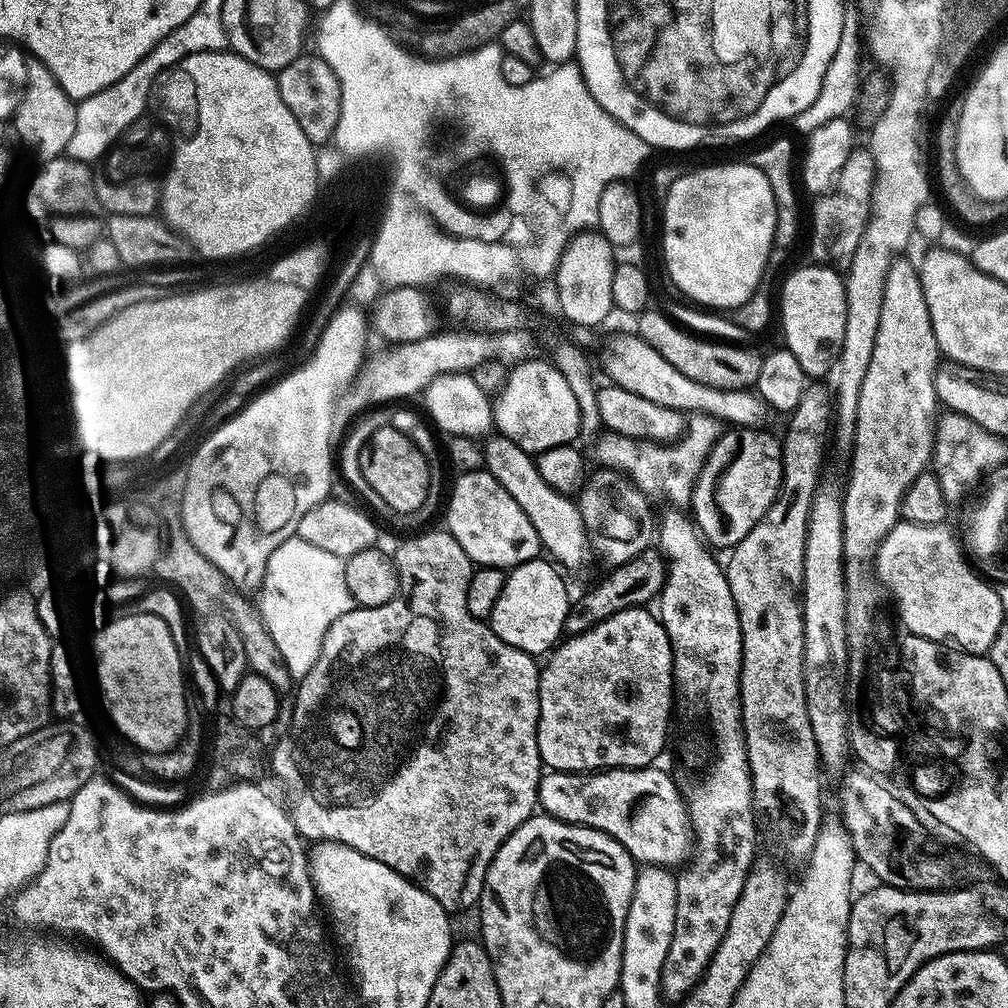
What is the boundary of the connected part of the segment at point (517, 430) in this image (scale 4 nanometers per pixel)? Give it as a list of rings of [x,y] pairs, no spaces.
[[[532,362],[527,366],[513,367],[509,371],[507,385],[502,389],[500,395],[495,397],[496,412],[494,411],[494,424],[499,435],[506,439],[512,439],[522,450],[539,454],[546,450],[554,450],[563,444],[572,444],[581,439],[580,434],[580,411],[578,401],[570,390],[555,363],[540,364]]]

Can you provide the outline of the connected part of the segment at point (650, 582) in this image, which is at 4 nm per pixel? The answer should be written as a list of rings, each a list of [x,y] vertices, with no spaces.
[[[649,550],[630,558],[625,564],[615,565],[605,580],[594,585],[589,592],[584,592],[580,597],[573,599],[568,605],[564,630],[568,636],[577,636],[594,626],[598,626],[606,618],[618,614],[627,608],[648,606],[659,597],[664,589],[666,575],[666,562],[659,551]]]

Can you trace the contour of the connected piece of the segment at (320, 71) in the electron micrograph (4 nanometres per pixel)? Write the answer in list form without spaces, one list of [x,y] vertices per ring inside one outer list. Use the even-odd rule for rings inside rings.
[[[302,54],[294,58],[294,62],[290,62],[290,66],[286,66],[276,76],[276,84],[280,88],[282,102],[290,106],[290,114],[298,118],[298,126],[302,126],[306,138],[310,138],[312,145],[321,146],[320,144],[327,140],[329,143],[335,137],[342,110],[342,90],[328,63],[318,54],[308,55]]]

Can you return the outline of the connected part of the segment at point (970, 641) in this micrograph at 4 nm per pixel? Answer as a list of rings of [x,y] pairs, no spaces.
[[[896,523],[880,544],[876,574],[896,599],[900,620],[911,635],[955,645],[962,652],[986,654],[1006,623],[1002,602],[995,587],[967,564],[957,533],[948,527],[947,523]]]

